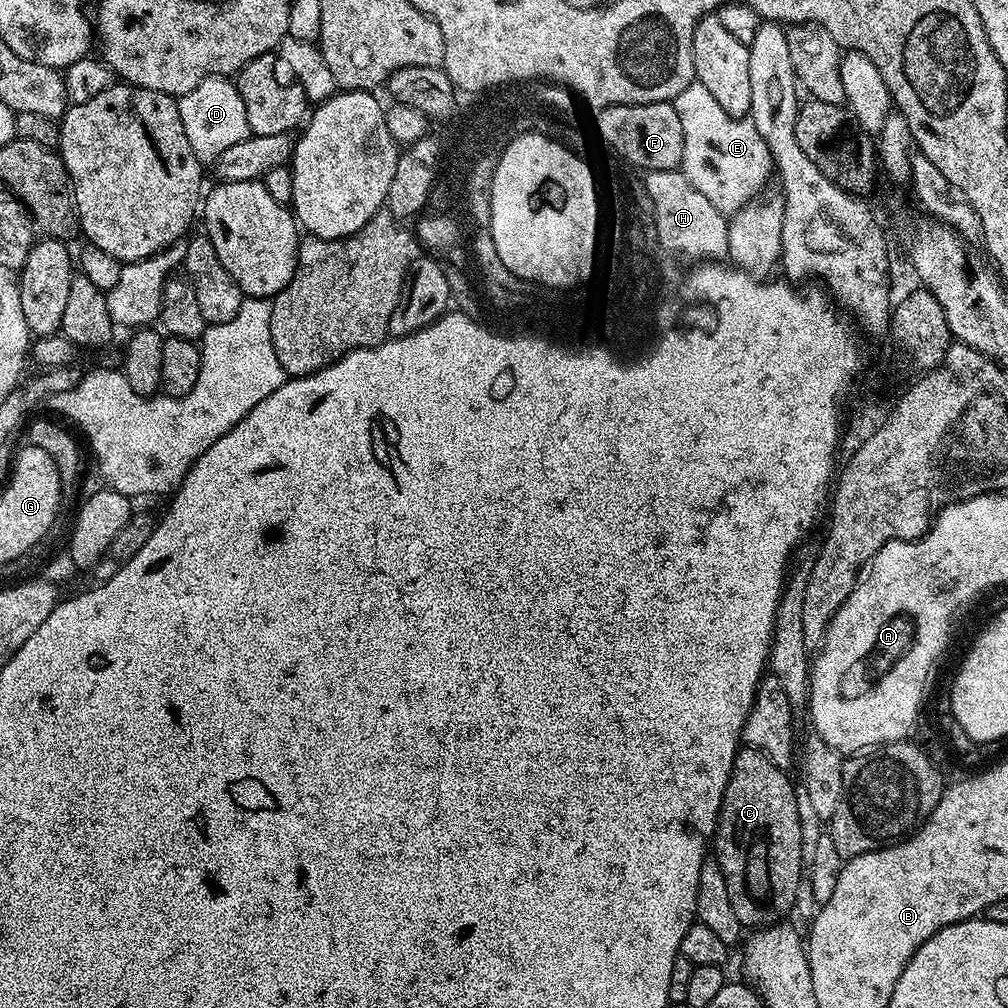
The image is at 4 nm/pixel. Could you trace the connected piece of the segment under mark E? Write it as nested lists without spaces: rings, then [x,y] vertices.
[[[698,82],[688,84],[676,95],[674,103],[678,110],[678,118],[682,121],[682,138],[684,139],[680,168],[684,177],[694,186],[694,190],[706,194],[706,198],[714,202],[719,212],[725,214],[736,213],[744,205],[753,203],[755,196],[752,195],[763,186],[768,170],[770,172],[774,165],[762,134],[758,134],[751,119],[731,116],[726,110],[722,110],[722,106],[714,102],[714,96],[706,90],[706,86]]]

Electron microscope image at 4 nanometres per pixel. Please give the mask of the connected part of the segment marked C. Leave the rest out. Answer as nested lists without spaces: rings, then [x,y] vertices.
[[[741,747],[732,763],[732,776],[724,791],[720,817],[716,819],[714,859],[722,866],[730,906],[734,906],[734,914],[738,914],[744,926],[772,926],[783,921],[787,917],[784,915],[795,909],[800,888],[802,892],[802,877],[806,872],[806,840],[804,844],[800,804],[796,801],[796,792],[788,781],[788,775],[785,769],[770,762],[770,758],[766,758],[766,754],[757,748]]]

